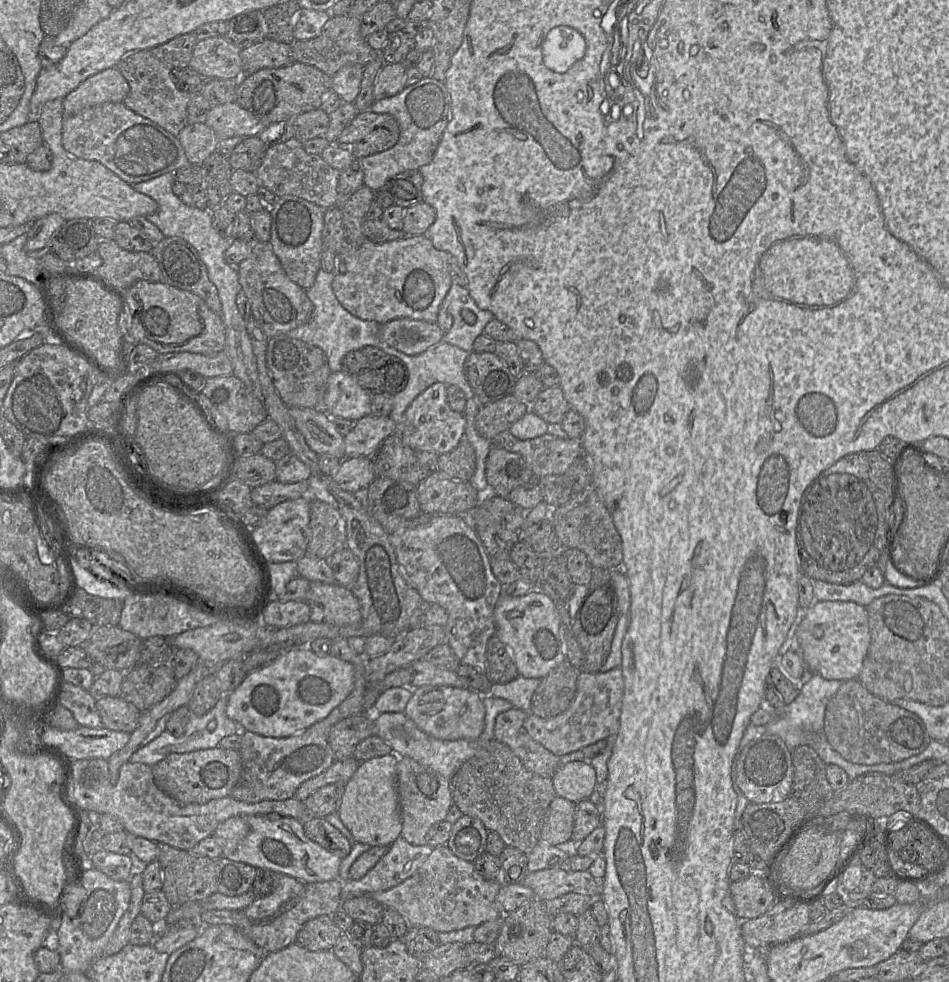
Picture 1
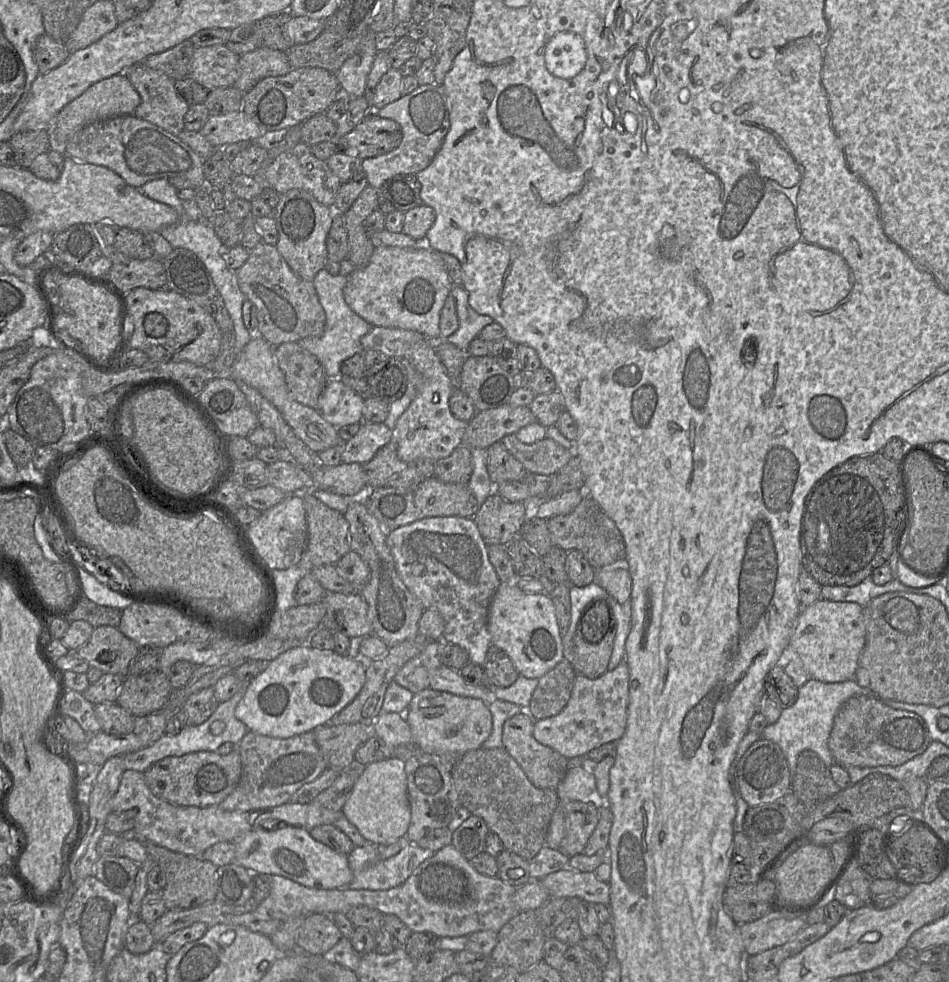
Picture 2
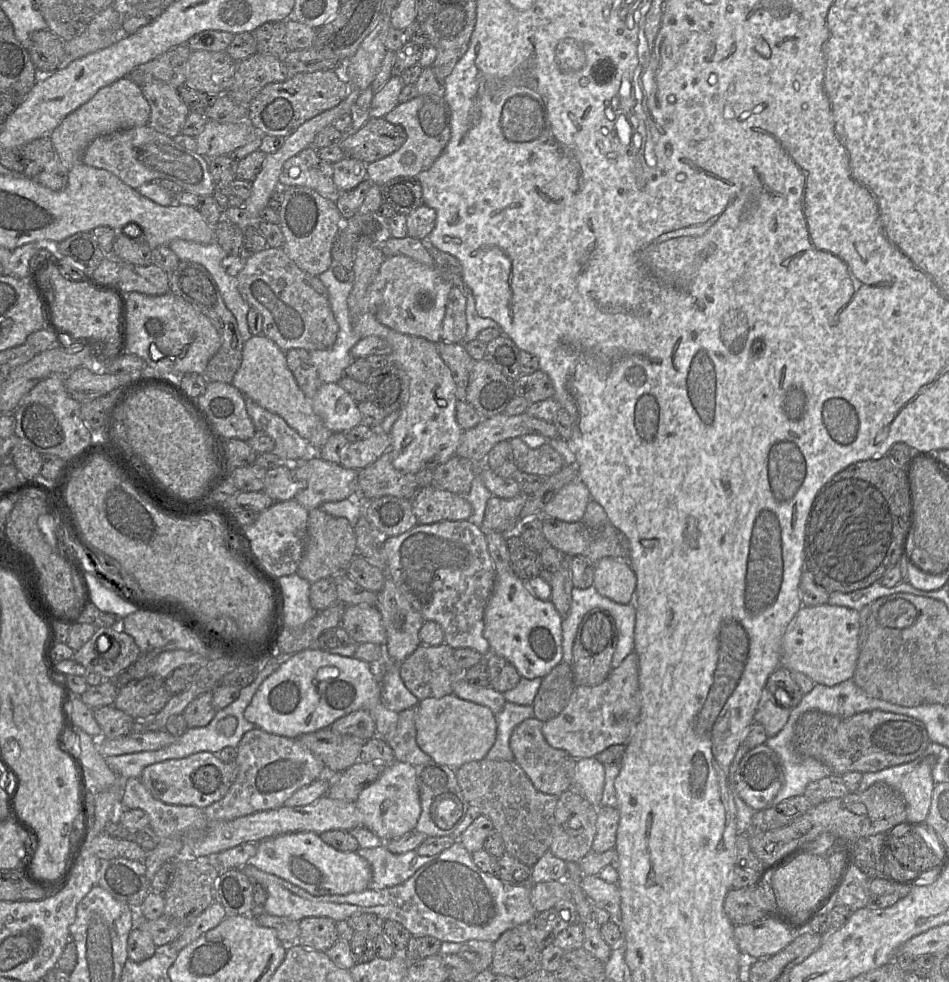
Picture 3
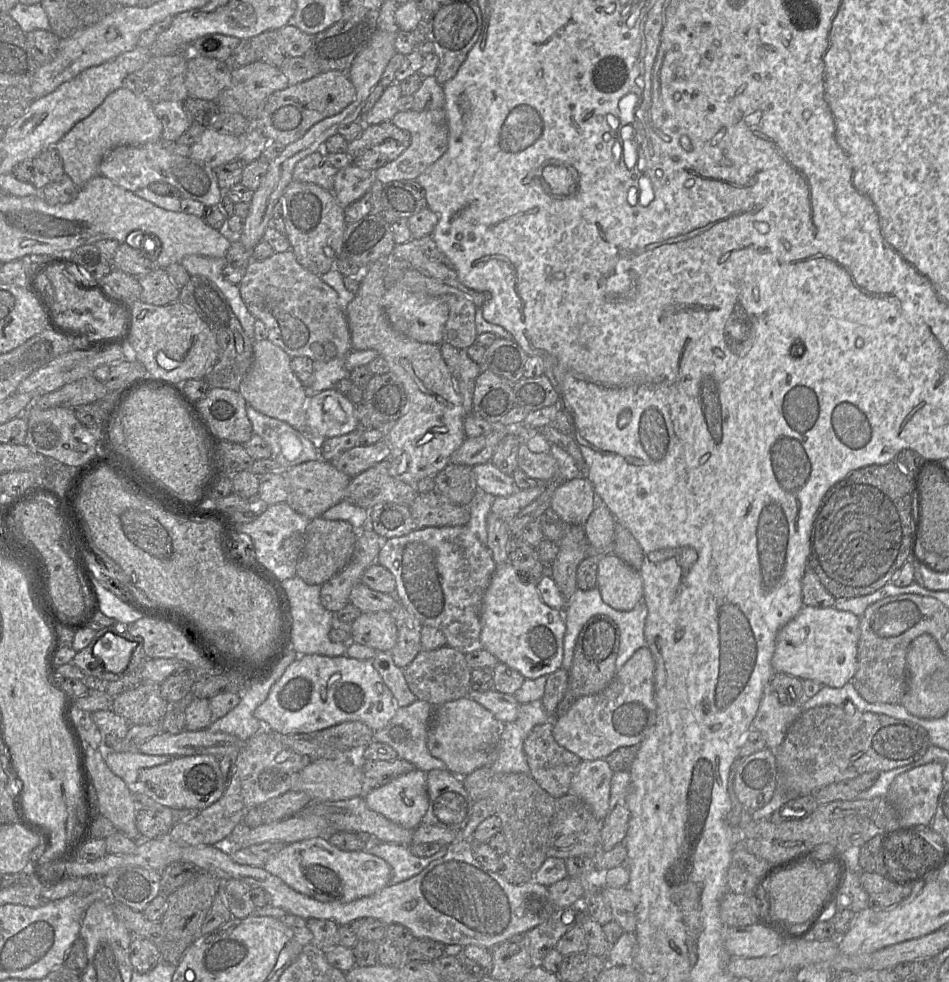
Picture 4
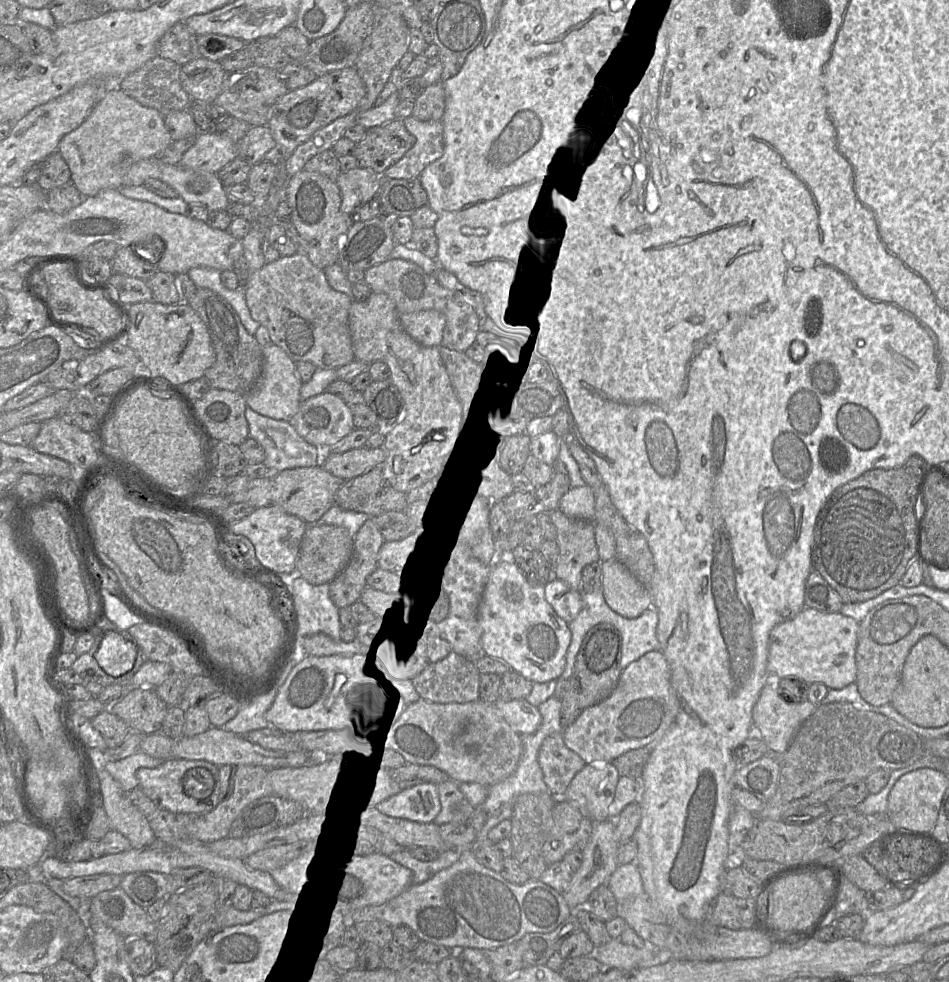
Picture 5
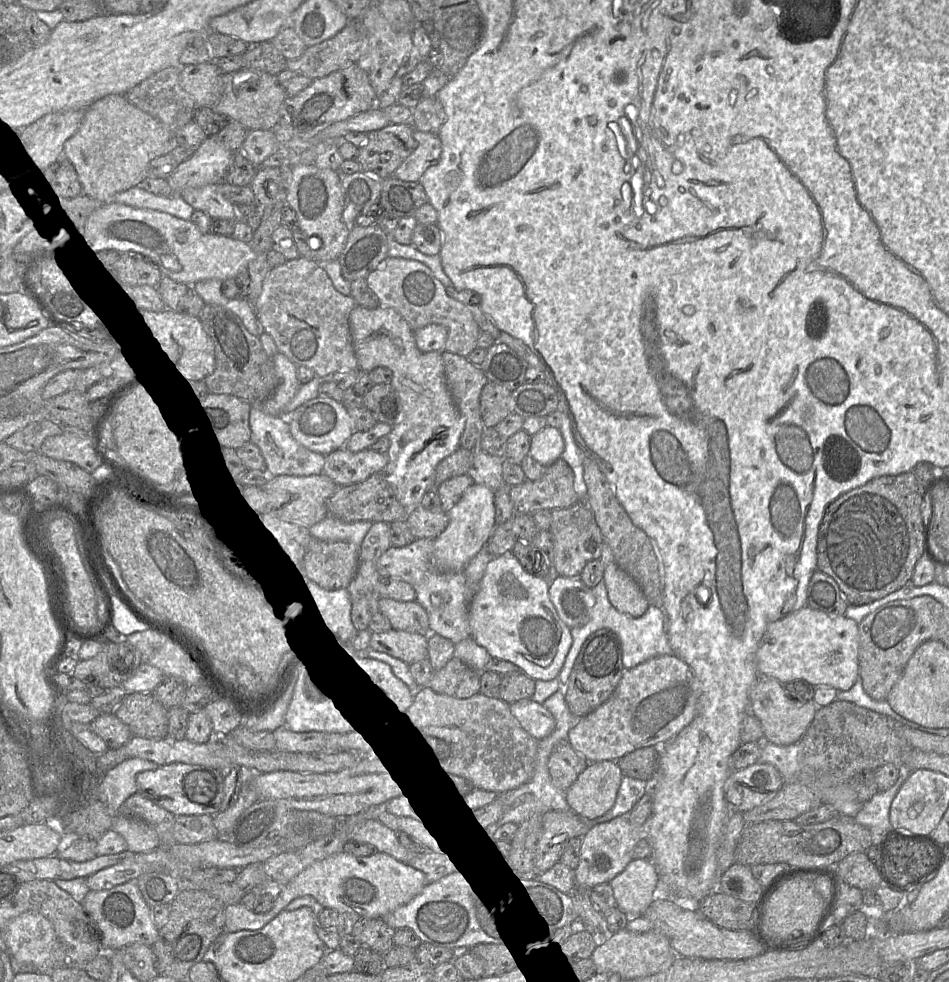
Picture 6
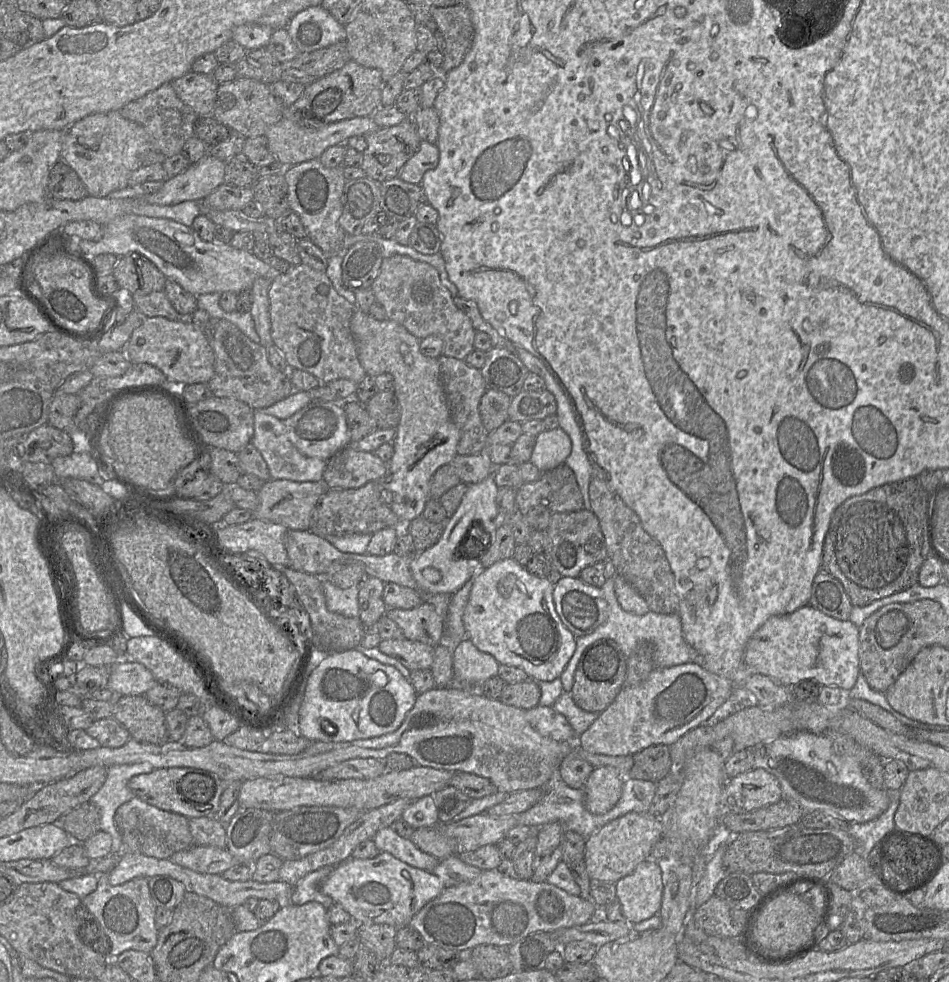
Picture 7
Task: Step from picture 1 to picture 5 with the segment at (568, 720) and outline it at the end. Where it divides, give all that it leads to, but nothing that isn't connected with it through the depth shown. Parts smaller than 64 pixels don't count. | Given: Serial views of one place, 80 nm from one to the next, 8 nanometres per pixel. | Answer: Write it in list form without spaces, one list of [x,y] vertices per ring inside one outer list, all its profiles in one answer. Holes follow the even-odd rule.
[[[650,651],[644,654],[639,659],[631,662],[624,670],[622,670],[617,685],[615,686],[613,691],[609,694],[609,696],[607,696],[599,703],[584,709],[578,715],[578,717],[575,719],[573,723],[568,725],[561,731],[562,739],[565,745],[570,750],[575,752],[578,756],[580,756],[582,760],[587,764],[611,762],[614,758],[622,755],[623,753],[631,749],[641,748],[646,745],[654,746],[654,744],[658,742],[670,728],[670,726],[675,720],[678,710],[679,710],[679,701],[675,693],[675,690],[673,689],[671,684],[671,671],[668,662],[661,651]]]

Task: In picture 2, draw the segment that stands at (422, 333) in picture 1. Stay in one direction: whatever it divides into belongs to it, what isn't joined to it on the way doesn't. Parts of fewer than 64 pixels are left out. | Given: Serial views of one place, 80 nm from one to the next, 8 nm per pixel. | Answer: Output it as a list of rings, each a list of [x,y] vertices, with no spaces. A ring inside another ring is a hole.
[[[373,326],[361,338],[364,350],[376,350],[385,357],[404,357],[417,342],[426,339],[425,336],[413,330],[401,328]]]

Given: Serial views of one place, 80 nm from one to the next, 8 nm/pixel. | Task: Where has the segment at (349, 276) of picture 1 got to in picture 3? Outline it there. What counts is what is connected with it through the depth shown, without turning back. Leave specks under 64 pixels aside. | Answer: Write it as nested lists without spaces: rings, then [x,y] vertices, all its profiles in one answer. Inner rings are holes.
[[[404,255],[386,256],[368,287],[369,310],[381,324],[396,332],[438,343],[442,340],[442,322],[452,287],[434,267]]]

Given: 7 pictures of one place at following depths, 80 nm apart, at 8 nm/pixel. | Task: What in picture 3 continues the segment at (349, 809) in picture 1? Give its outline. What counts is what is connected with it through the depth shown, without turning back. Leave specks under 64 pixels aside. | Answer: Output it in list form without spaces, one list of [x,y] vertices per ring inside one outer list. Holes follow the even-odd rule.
[[[399,761],[387,763],[380,776],[361,791],[355,804],[362,813],[363,827],[382,840],[392,840],[414,830],[421,814],[415,766]]]

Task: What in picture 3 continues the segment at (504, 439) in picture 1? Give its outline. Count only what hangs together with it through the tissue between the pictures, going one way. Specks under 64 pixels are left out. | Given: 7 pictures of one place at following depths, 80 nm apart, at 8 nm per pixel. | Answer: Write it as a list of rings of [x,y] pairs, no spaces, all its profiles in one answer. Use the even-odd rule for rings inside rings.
[[[520,437],[511,438],[508,441],[515,464],[521,472],[550,477],[565,465],[562,456],[547,442],[533,449],[528,447]]]

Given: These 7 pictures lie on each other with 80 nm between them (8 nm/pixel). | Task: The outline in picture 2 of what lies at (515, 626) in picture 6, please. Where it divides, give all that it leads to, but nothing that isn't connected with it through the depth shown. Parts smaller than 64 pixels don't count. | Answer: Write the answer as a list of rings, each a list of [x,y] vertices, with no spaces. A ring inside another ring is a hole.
[[[514,581],[501,582],[488,613],[491,642],[511,659],[518,673],[541,678],[564,659],[561,629],[552,599],[545,593],[525,593]]]

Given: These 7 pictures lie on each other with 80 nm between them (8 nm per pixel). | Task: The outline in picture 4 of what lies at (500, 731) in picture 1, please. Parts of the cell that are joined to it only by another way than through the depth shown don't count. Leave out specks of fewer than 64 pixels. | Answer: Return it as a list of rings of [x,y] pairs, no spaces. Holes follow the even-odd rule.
[[[554,720],[533,727],[524,740],[523,749],[529,766],[529,775],[553,798],[569,793],[570,782],[577,766],[582,761],[577,755],[560,746],[554,739]]]

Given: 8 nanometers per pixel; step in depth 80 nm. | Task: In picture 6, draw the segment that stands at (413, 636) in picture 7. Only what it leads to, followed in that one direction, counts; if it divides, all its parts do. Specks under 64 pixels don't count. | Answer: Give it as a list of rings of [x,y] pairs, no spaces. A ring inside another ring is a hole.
[[[380,597],[378,606],[379,612],[390,621],[393,629],[413,632],[426,637],[430,635],[428,614],[416,601],[400,602]]]

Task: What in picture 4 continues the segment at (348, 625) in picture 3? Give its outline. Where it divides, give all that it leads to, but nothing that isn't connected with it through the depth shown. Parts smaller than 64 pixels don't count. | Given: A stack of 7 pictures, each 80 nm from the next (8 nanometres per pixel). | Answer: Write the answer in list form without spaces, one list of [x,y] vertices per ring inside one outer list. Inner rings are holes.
[[[389,612],[361,613],[352,622],[352,641],[377,651],[391,652],[397,643],[398,631]]]

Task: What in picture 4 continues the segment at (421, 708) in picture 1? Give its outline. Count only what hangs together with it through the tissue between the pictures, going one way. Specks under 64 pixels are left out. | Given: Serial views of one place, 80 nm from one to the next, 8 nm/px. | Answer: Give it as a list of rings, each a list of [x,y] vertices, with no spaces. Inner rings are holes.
[[[460,698],[435,706],[427,736],[427,747],[432,756],[442,760],[446,769],[456,776],[466,776],[487,765],[488,755],[495,749],[503,722],[481,704]]]

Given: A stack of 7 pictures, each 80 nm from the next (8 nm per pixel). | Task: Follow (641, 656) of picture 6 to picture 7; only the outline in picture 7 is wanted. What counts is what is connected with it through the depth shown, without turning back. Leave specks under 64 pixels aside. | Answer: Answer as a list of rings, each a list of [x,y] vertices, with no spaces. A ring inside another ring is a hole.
[[[614,578],[606,579],[600,589],[608,604],[607,617],[593,633],[576,638],[575,652],[559,677],[564,691],[570,693],[578,662],[585,649],[602,639],[611,639],[616,642],[626,658],[630,657],[641,644],[650,643],[654,648],[653,662],[656,668],[672,667],[684,663],[697,663],[698,654],[684,639],[681,619],[678,614],[660,614],[648,611],[644,615],[634,615],[624,611],[615,595]]]

